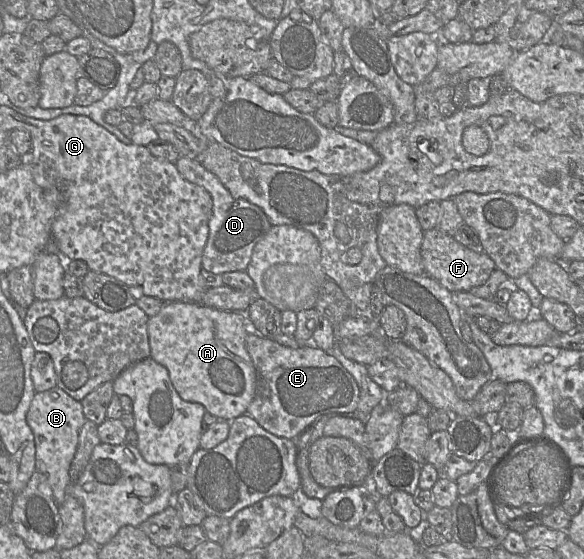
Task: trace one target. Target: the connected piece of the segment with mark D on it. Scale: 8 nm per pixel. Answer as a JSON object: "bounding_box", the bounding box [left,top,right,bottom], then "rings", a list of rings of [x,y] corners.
{"bounding_box":[175,156,272,275],"rings":[[[180,156],[175,165],[184,179],[203,187],[212,198],[212,215],[202,255],[202,268],[219,275],[232,271],[246,271],[254,246],[272,226],[263,210],[245,199],[233,198],[220,180],[196,159]]]}

